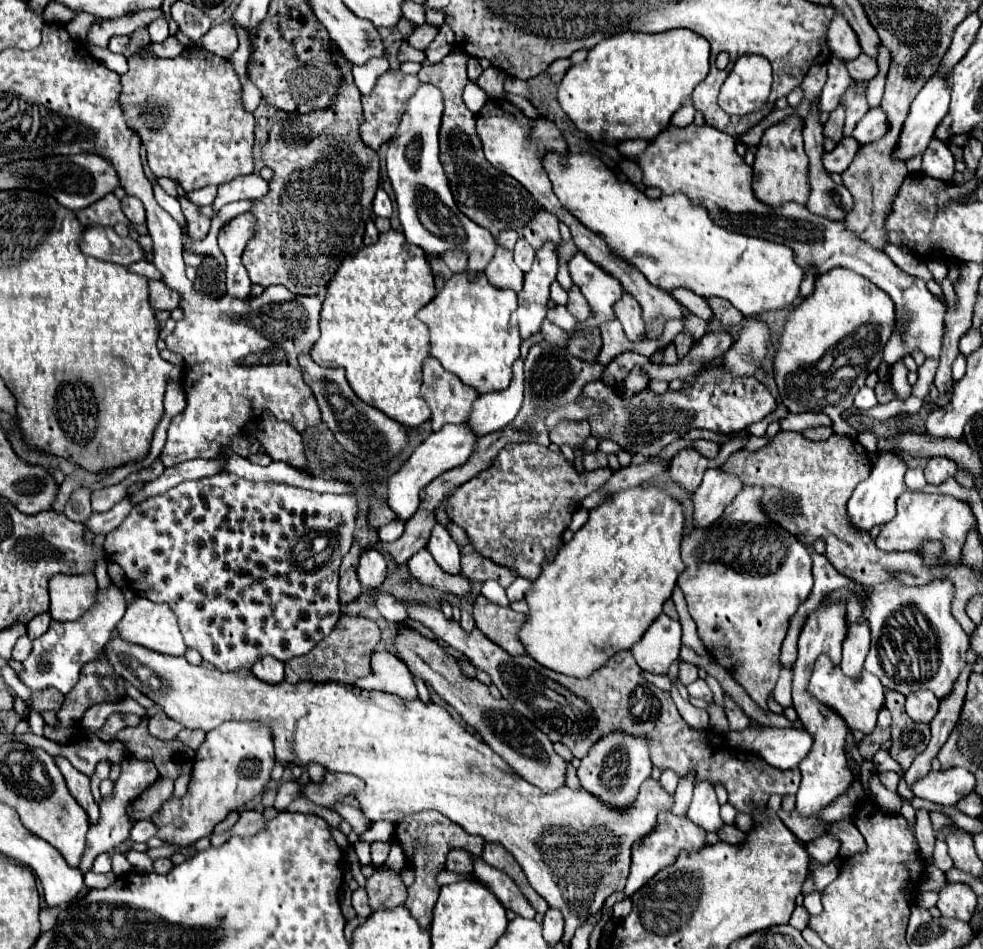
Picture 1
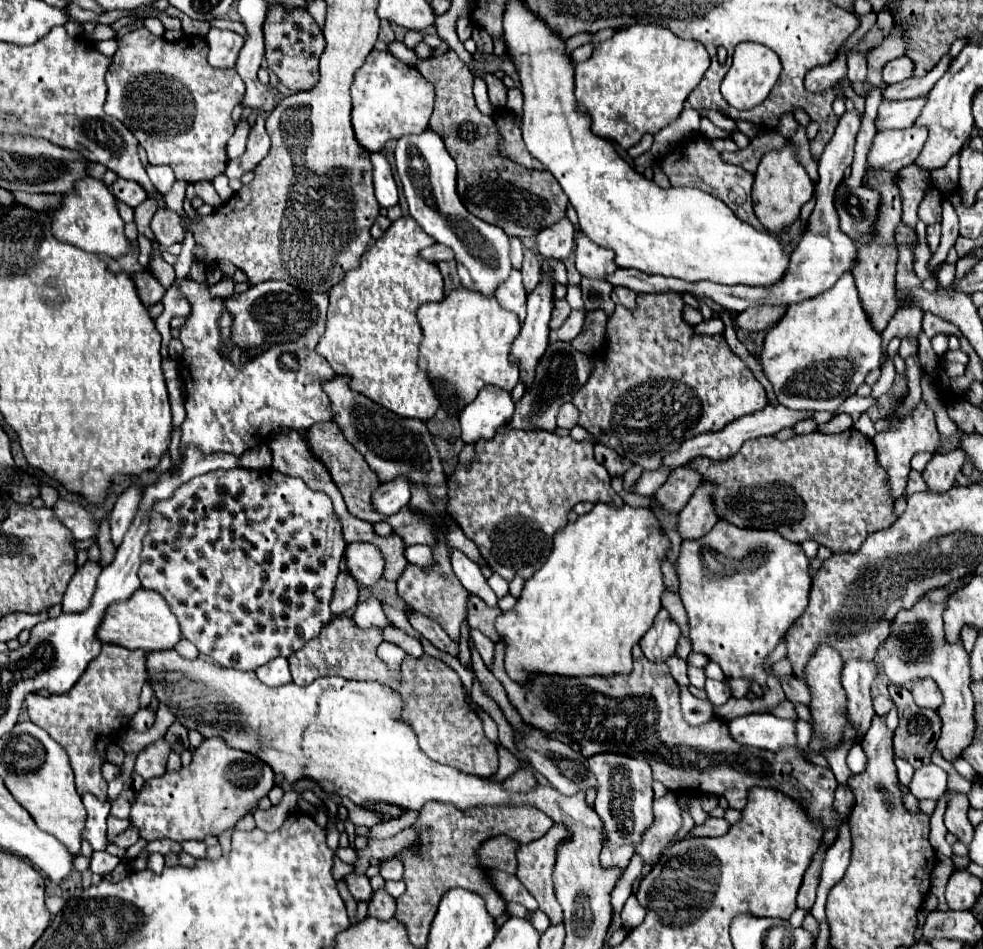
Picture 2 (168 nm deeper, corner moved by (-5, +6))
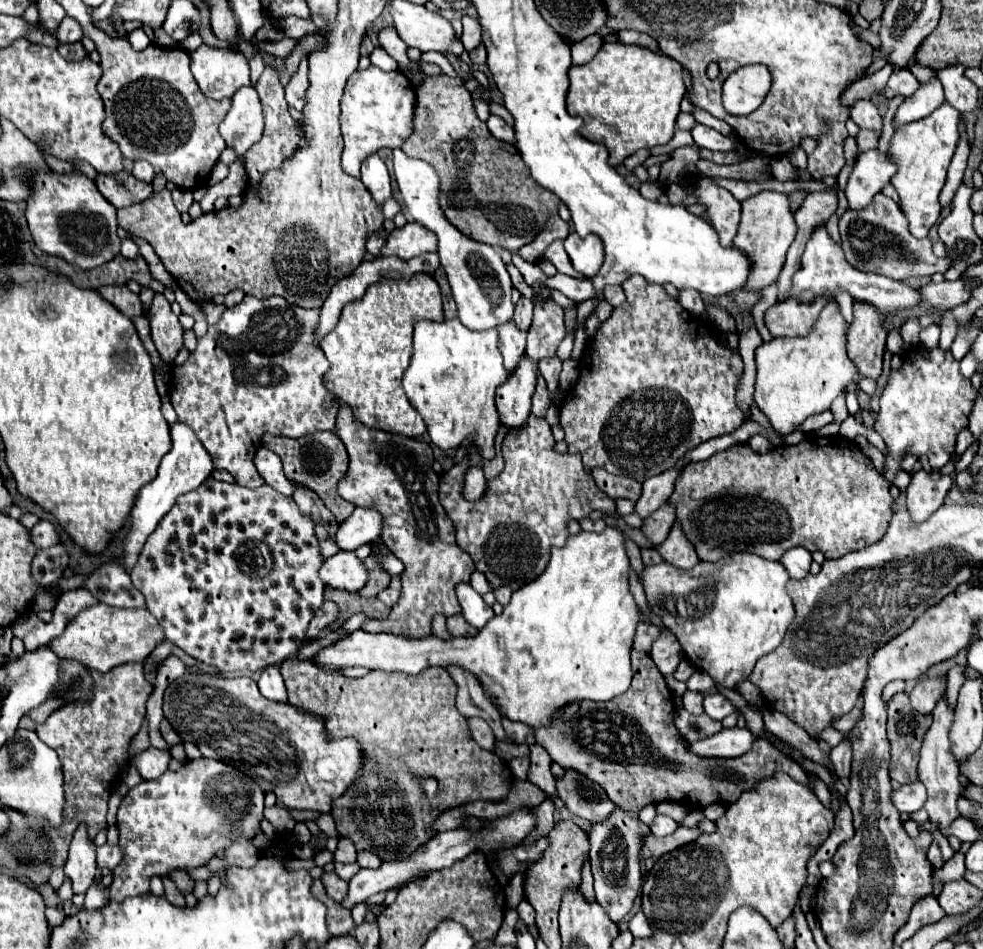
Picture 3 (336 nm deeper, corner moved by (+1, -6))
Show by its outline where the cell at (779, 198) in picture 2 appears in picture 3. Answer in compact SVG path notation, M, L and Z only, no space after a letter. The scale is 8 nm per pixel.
M761 191L755 197L749 197L741 203L741 223L739 223L737 237L733 239L733 245L741 249L753 263L745 289L761 291L763 287L777 281L785 263L787 249L791 247L795 239L795 231L797 231L797 225L795 225L795 217L793 217L787 193Z

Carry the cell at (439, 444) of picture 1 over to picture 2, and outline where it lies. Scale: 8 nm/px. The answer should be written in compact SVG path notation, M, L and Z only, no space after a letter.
M397 477L391 483L383 483L373 491L373 509L383 517L395 515L411 499L411 483L405 477Z

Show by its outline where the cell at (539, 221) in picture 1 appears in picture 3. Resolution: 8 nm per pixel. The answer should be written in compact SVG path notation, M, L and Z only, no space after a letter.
M563 241L551 243L549 249L543 253L543 257L545 257L547 261L551 261L551 263L557 267L559 273L565 273L565 275L571 275L571 277L583 277L583 275L579 275L579 273L573 269L573 265L571 265L571 261L569 261L565 249L563 249Z

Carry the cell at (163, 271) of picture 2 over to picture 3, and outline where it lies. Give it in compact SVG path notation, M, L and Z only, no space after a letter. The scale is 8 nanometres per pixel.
M155 293L151 307L151 335L161 359L171 363L177 351L183 347L183 327L177 315L171 311L163 293Z

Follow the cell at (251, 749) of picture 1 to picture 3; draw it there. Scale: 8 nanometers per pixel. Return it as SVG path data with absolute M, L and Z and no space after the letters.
M195 759L185 763L179 771L165 771L155 781L141 781L131 789L119 805L117 827L119 845L125 853L123 861L113 869L111 899L123 901L123 897L135 897L149 891L149 879L153 875L165 875L173 869L205 865L219 851L227 849L237 837L253 839L263 819L263 789L239 769L217 759Z

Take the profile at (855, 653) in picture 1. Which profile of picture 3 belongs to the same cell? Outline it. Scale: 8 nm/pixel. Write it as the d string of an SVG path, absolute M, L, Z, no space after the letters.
M843 735L843 741L831 749L829 757L835 765L835 775L837 777L849 777L851 773L851 761L853 761L853 749L851 749L851 739L849 735Z

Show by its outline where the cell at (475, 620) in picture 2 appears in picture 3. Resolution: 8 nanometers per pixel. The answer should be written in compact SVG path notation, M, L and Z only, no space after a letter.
M461 613L459 615L451 615L447 619L447 629L453 637L471 637L471 635L477 635L477 629L473 625L469 625Z

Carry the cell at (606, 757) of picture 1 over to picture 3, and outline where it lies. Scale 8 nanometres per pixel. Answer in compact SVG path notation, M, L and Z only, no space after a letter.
M619 805L615 807L615 813L607 817L607 821L595 823L589 831L589 857L591 857L591 871L595 877L595 897L603 905L603 909L609 913L609 917L619 923L633 907L635 897L641 889L641 847L643 837L647 837L651 831L649 827L639 819L637 813L625 811Z

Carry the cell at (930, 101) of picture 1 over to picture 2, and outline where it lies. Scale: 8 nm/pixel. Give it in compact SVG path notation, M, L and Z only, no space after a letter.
M917 127L877 131L867 153L867 171L897 173L919 157L925 141L927 133Z

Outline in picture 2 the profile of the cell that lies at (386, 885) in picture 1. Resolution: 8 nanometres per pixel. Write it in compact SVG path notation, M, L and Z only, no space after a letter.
M385 891L373 893L373 899L369 901L369 917L377 917L379 921L387 921L395 915L395 899Z

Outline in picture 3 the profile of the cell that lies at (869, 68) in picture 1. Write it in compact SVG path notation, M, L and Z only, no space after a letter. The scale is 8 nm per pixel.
M899 69L889 77L889 83L883 89L883 95L887 99L893 99L895 95L913 95L919 89L919 81L913 77L913 73L909 69Z

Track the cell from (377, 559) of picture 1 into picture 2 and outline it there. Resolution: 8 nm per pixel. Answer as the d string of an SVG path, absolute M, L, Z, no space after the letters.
M349 543L345 549L349 573L361 585L375 585L383 575L383 555L373 543Z

